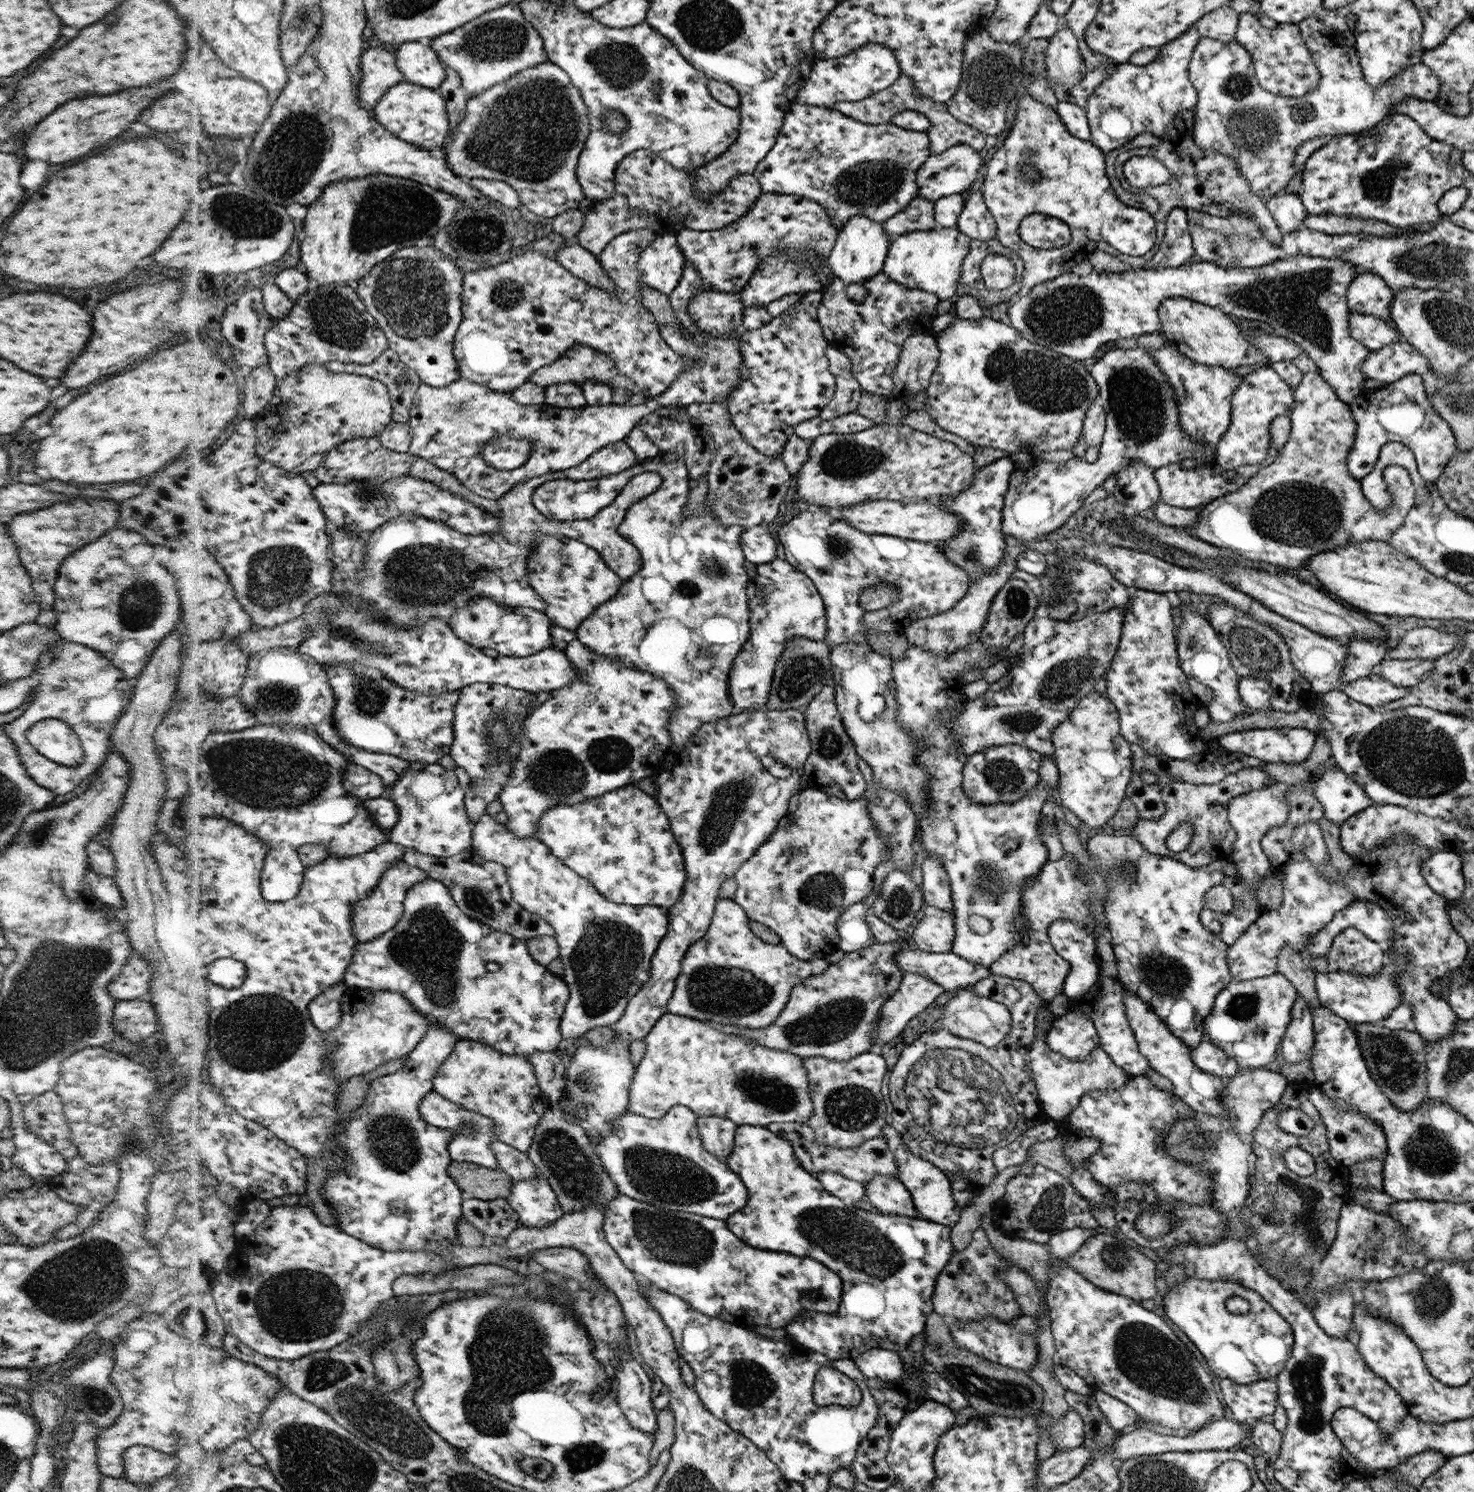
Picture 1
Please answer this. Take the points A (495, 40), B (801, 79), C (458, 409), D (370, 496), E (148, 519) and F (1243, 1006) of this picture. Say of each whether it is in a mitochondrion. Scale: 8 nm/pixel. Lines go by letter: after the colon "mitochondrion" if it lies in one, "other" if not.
A: mitochondrion
B: other
C: mitochondrion
D: mitochondrion
E: other
F: mitochondrion

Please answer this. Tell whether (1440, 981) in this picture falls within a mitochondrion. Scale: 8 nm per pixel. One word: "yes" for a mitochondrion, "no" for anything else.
no

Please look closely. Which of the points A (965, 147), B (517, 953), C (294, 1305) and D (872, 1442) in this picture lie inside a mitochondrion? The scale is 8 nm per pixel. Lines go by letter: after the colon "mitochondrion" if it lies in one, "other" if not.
A: other
B: other
C: mitochondrion
D: other

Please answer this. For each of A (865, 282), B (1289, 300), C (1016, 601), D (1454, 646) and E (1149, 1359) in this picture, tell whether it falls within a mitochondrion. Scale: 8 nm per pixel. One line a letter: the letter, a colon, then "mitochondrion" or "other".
A: other
B: mitochondrion
C: mitochondrion
D: other
E: mitochondrion

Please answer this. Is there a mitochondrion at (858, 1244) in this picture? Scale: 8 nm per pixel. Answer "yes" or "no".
yes

